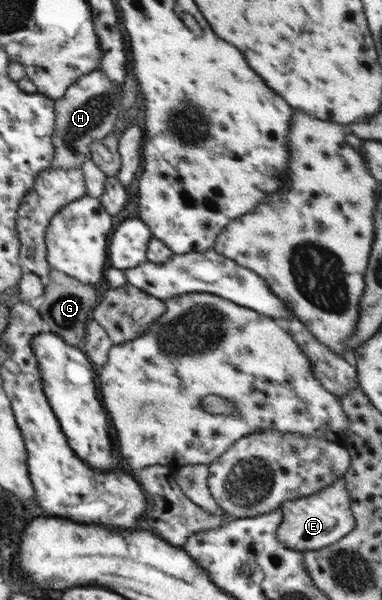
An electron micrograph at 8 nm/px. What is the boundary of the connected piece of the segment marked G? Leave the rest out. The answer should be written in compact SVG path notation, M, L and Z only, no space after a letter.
M51 270L51 284L48 291L38 304L41 316L48 324L48 330L60 334L69 344L78 344L87 336L87 326L91 322L91 312L99 307L99 292L93 284L87 284L65 272Z

